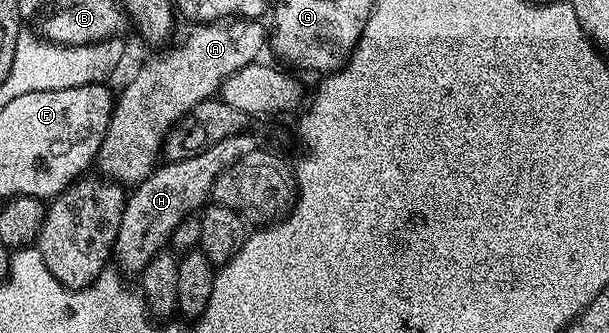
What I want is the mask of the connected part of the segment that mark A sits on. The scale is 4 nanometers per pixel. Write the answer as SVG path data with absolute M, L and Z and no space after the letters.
M231 17L216 23L195 23L189 28L191 31L175 47L167 46L162 49L167 51L162 51L159 55L151 54L140 69L140 73L121 88L122 92L120 90L117 92L108 133L98 150L96 167L102 170L99 172L105 178L113 179L115 183L123 185L143 183L159 162L162 142L174 125L205 99L215 98L224 80L232 73L244 69L261 56L258 54L261 53L262 47L264 51L268 43L268 31L267 28L262 28L262 25L257 19L241 17Z

